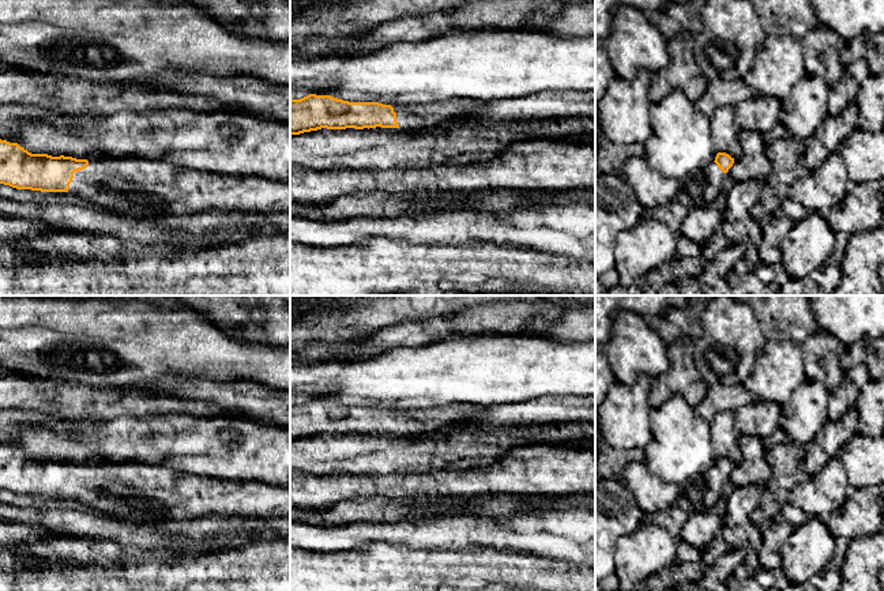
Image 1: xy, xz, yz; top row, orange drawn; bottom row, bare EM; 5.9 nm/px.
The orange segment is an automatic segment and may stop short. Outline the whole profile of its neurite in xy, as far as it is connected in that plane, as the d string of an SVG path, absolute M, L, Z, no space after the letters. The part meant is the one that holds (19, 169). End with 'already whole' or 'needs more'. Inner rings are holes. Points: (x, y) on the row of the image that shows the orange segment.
M0 139L0 184L16 189L69 192L93 206L157 222L206 210L290 212L290 184L230 176L143 158L89 162L31 154Z; needs more

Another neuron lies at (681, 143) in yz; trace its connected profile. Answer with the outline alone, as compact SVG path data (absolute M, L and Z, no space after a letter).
M672 89L662 101L651 103L650 118L652 133L644 143L644 157L650 166L665 177L682 181L715 161L718 153L714 147L710 116L701 113L682 91Z

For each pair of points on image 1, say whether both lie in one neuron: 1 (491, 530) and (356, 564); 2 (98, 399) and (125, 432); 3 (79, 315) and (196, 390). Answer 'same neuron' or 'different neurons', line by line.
1: different neurons
2: different neurons
3: different neurons

